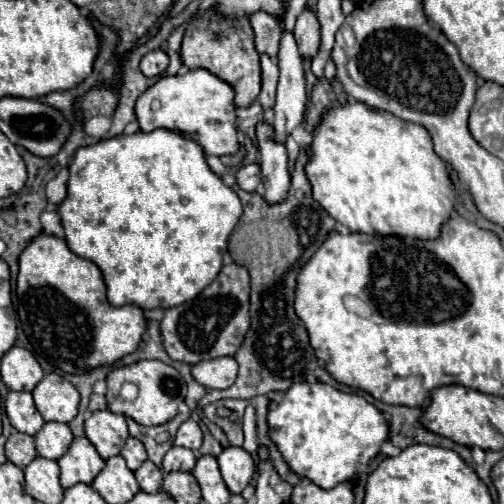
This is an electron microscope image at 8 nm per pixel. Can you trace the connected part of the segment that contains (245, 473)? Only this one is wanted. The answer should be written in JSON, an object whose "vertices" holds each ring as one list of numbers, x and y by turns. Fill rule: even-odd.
{"vertices":[[224,448,224,452,216,458,222,478,232,494,240,494,248,484,256,470,252,456,244,448]]}

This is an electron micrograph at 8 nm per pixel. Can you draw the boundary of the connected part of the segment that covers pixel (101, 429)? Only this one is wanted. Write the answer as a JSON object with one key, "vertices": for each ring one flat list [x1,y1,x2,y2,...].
{"vertices":[[110,410,92,412,86,418,86,438,94,444,98,454,106,460,110,456,120,454,122,446,128,438,126,418,122,414,114,414]]}

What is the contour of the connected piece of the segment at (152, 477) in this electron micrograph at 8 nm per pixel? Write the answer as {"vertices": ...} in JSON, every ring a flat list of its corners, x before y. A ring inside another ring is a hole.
{"vertices":[[146,460,134,474,136,474,136,480,140,484,140,490,144,490,148,494,156,494,160,490,162,470,156,464,152,464,150,460]]}

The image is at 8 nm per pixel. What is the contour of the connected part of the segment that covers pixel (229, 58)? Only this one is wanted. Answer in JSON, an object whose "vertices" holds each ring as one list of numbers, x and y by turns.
{"vertices":[[214,8,200,10,186,26,180,50,182,64,190,70,206,68,234,88,234,106,248,108,260,94,260,56,254,48,254,32,246,16,226,18]]}

